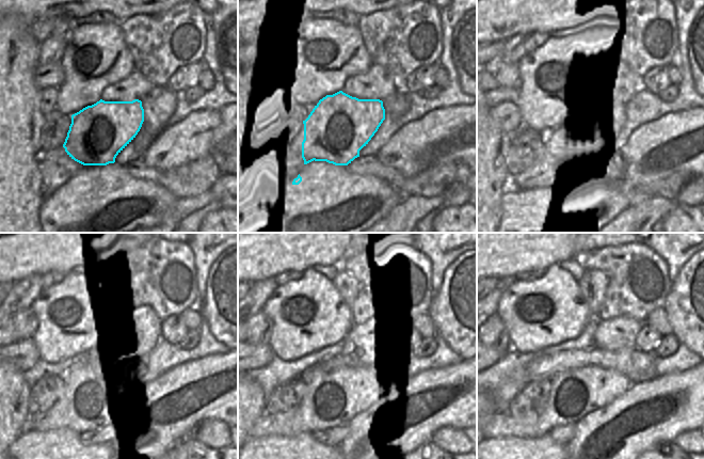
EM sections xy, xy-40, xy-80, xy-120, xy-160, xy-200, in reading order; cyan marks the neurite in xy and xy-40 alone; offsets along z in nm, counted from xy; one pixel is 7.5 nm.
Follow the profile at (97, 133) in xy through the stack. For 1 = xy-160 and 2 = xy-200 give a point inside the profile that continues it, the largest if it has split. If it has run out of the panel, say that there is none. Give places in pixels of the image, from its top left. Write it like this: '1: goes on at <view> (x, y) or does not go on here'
1: goes on at xy-160 (333, 398)
2: goes on at xy-200 (575, 394)

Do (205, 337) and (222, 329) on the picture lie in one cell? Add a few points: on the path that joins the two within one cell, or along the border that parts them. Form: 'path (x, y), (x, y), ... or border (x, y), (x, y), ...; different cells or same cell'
border (204, 318), (209, 331), (226, 348); different cells

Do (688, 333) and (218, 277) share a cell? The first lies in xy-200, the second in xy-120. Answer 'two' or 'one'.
one

